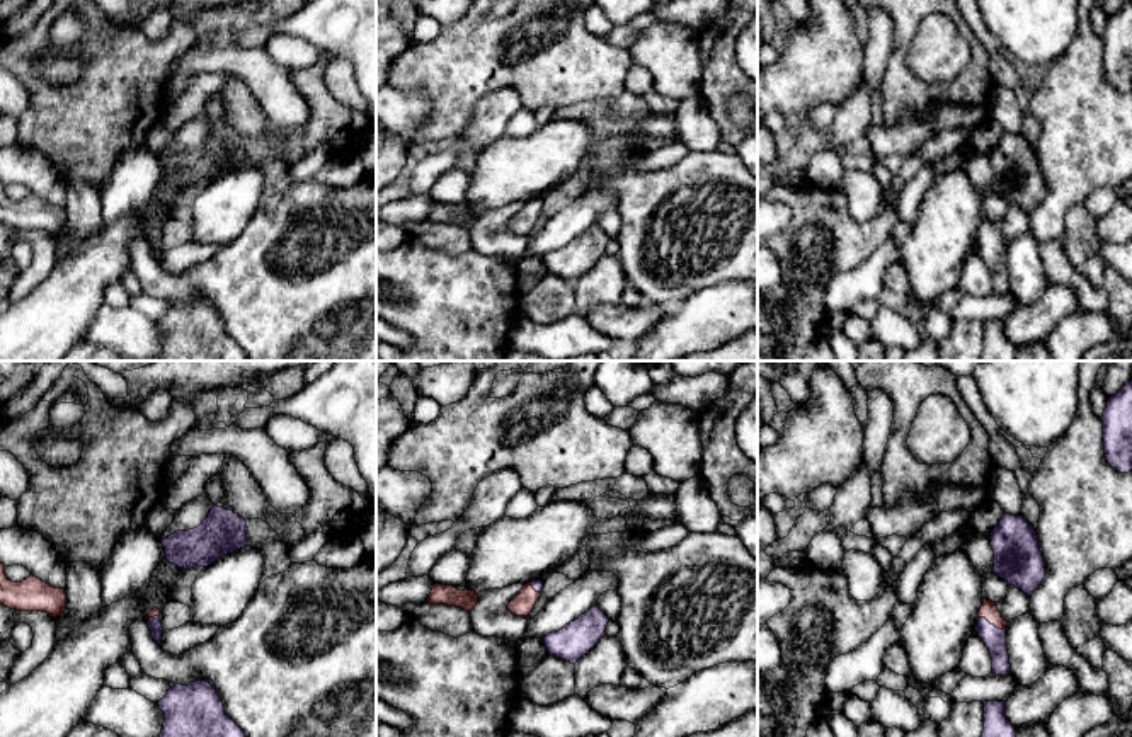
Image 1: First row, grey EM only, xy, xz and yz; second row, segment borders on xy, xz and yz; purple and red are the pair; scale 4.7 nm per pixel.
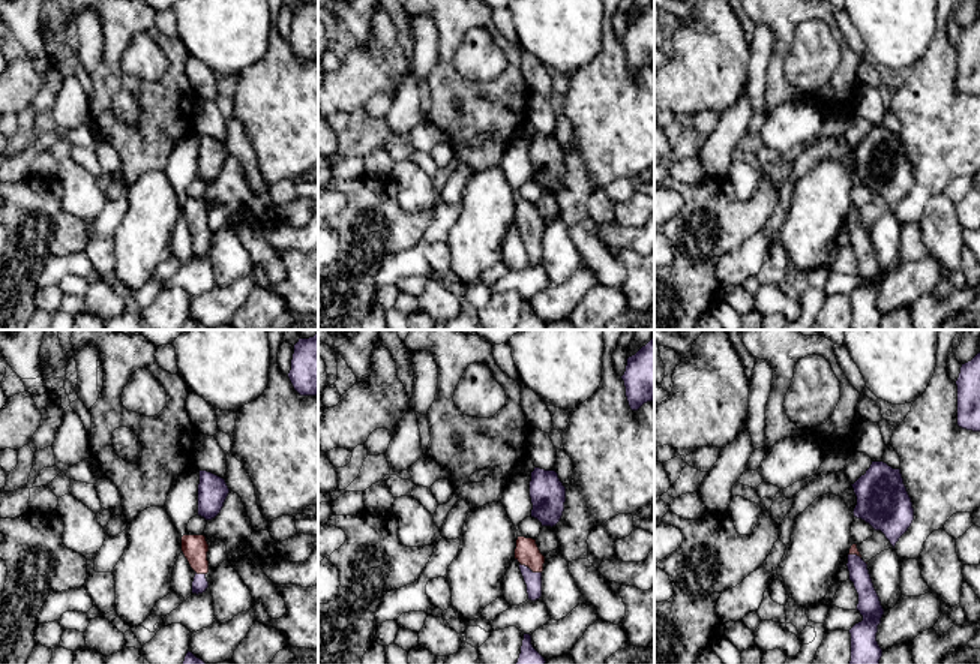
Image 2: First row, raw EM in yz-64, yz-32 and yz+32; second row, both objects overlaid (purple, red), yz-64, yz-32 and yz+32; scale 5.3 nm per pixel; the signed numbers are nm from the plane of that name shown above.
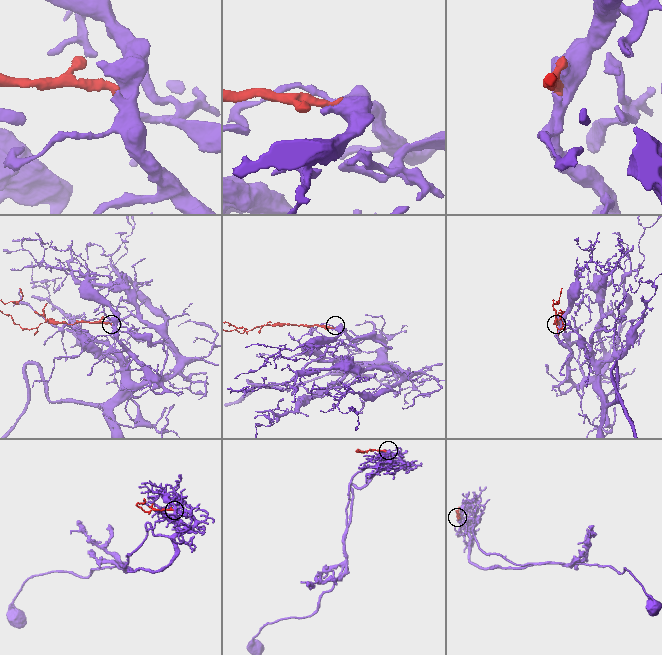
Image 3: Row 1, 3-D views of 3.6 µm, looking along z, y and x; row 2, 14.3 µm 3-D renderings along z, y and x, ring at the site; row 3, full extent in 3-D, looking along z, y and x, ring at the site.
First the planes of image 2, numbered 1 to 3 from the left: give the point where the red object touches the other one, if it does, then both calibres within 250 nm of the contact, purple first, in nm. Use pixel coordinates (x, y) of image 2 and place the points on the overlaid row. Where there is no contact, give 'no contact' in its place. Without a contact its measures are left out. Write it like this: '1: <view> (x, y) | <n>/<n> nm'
1: yz-64 (200, 574) | 90/140 nm
2: yz-32 (529, 568) | 90/130 nm
3: yz+32 (854, 555) | 110/50 nm

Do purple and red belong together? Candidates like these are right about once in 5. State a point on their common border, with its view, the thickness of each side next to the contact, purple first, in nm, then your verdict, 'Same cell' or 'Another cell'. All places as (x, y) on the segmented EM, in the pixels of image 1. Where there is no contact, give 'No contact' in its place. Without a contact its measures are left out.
Touches purple at yz (993, 625). Thickness 110 nm (purple) against 80 nm. Same cell

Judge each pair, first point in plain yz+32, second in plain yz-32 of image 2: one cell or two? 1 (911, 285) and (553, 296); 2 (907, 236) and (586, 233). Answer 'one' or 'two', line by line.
1: one
2: one

